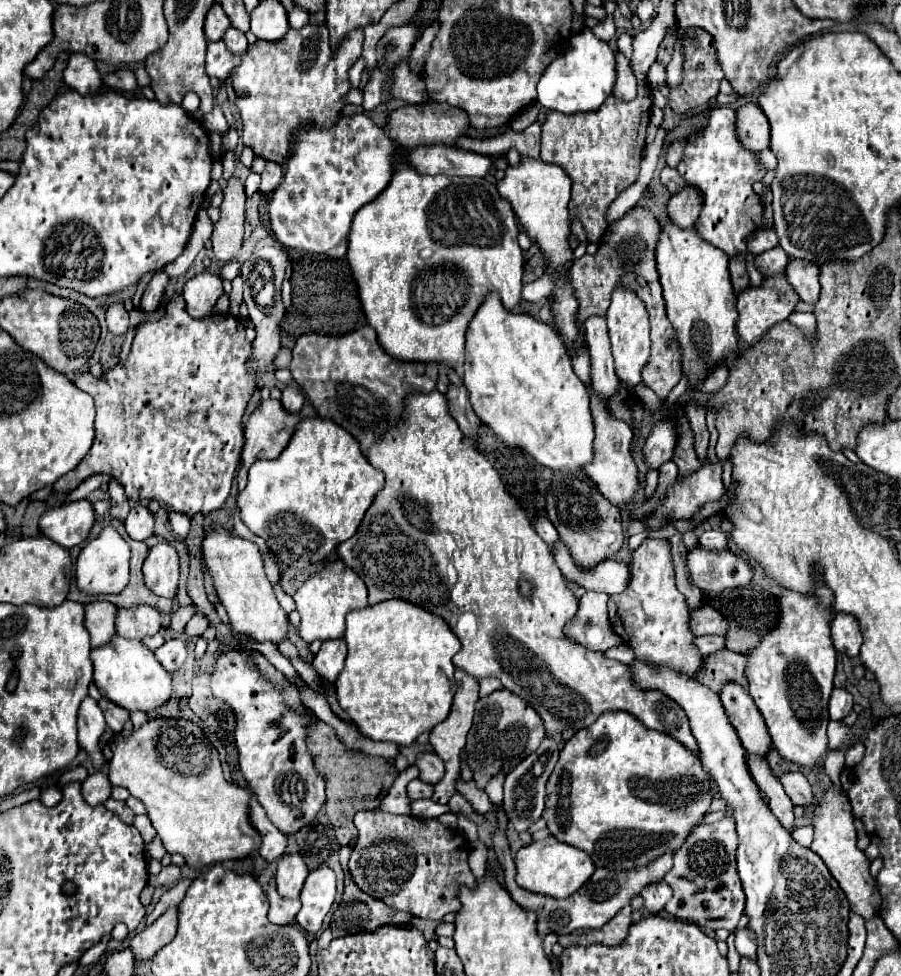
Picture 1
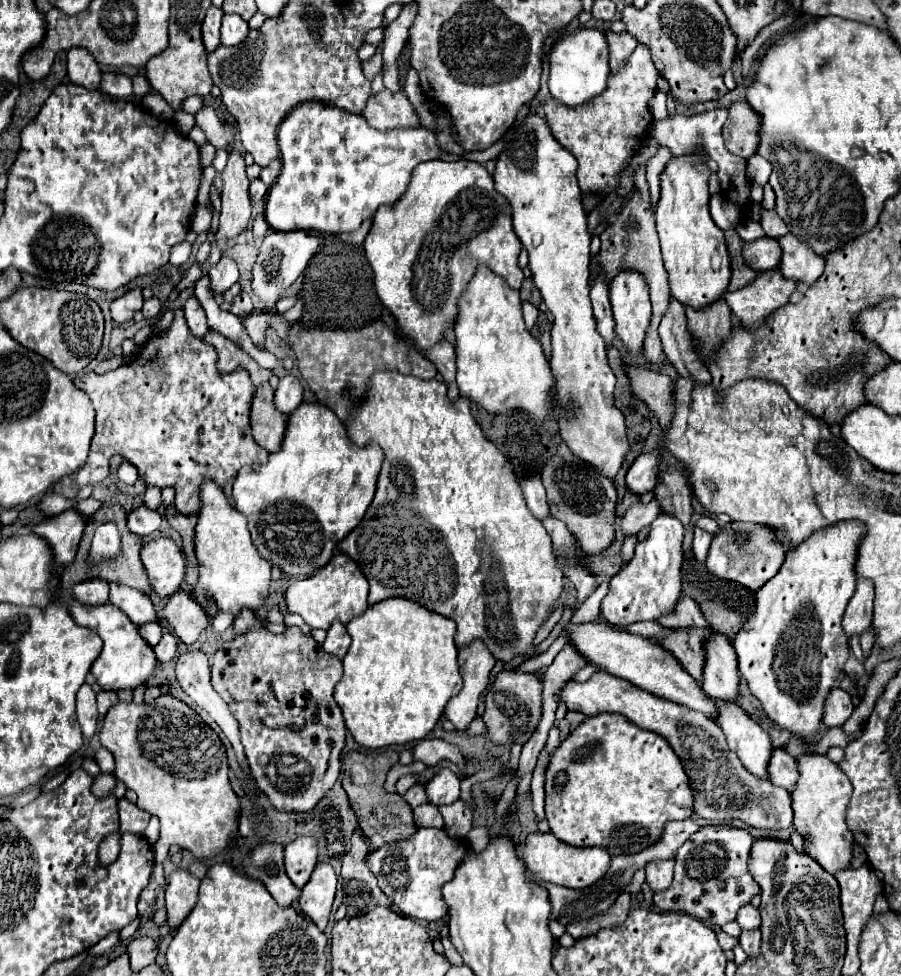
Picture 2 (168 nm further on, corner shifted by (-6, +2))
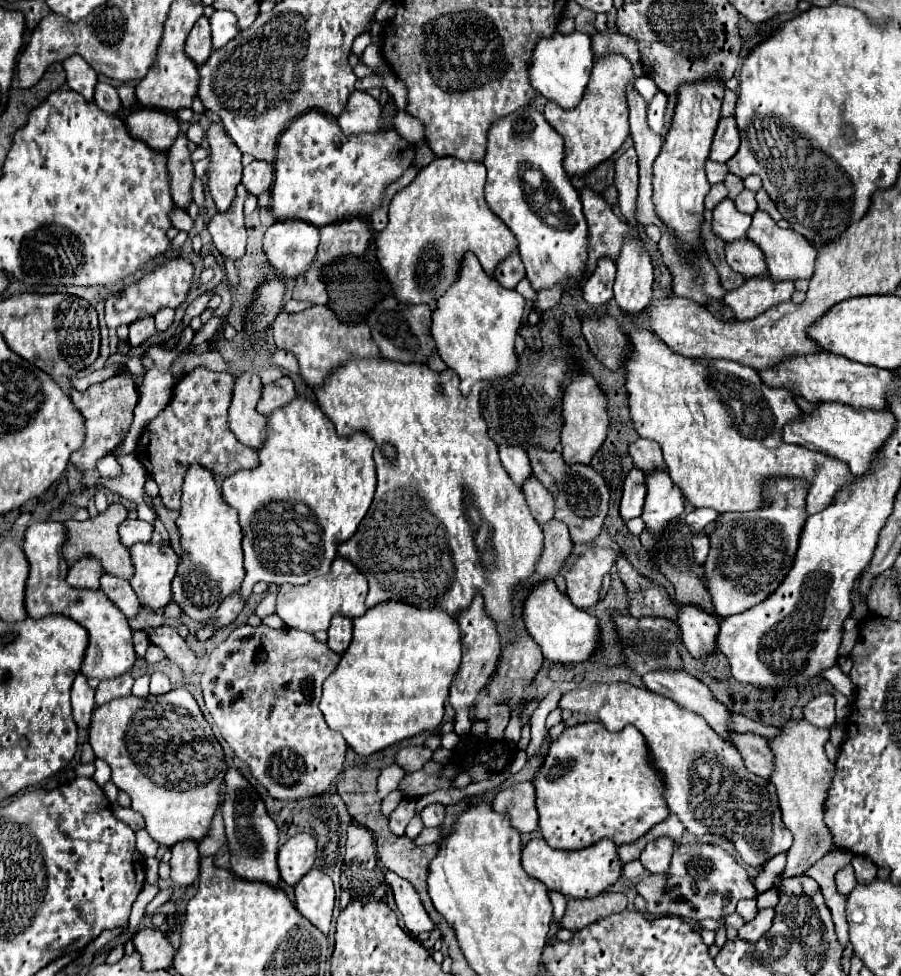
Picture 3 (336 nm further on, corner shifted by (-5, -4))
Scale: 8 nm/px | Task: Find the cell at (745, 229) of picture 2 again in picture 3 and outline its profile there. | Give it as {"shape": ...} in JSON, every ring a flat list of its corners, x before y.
{"shape":[[725,198,723,202,719,202,713,208,713,222,711,222,711,230,717,238,725,240,725,242,733,242,745,236,747,228,751,226,751,216,741,214,735,210,733,202,729,198]]}

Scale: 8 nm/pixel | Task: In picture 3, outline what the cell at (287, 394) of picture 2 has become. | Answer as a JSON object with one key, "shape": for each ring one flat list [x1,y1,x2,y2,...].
{"shape":[[283,376,279,378,275,384,267,384,263,386,263,394,261,394,261,400,257,404,257,412,259,414,271,414,275,408,287,404,289,400,295,398,295,386,291,382,291,378]]}

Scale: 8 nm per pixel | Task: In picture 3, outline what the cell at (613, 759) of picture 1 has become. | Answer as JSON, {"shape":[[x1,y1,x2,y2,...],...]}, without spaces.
{"shape":[[583,722,565,728,561,736,551,742,549,754,535,776,537,812,543,840,549,842,551,848,561,850,581,850,601,838,611,838,617,846,621,846,635,842,655,824,665,820,669,816,669,808,661,796,663,786,647,760,645,738,635,726,625,726,621,732,609,732,601,722]]}

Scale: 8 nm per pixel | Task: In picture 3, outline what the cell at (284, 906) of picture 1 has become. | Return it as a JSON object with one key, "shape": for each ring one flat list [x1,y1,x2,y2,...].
{"shape":[[229,768,223,782,225,782,225,792,223,792,221,810,225,820,225,834,231,852,233,872,245,880,259,880,271,886,279,886,281,878,277,870,277,840,279,840,277,824,267,814,259,792,253,788,253,784,249,784,243,778,243,774,237,768]]}

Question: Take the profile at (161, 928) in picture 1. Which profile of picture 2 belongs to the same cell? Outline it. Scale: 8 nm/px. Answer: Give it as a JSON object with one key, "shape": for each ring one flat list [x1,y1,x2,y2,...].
{"shape":[[176,868,170,874,166,886,166,910,168,910,166,924,170,930,176,930,194,908,198,900,198,886,200,880,190,876,188,870]]}

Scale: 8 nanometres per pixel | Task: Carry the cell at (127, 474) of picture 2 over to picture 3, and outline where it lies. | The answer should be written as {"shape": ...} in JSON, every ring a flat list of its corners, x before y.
{"shape":[[107,454,107,456,103,456,103,458,97,460,97,472,101,476,113,478,113,476,119,476,121,466,119,466,119,462,117,462,117,458,113,454]]}

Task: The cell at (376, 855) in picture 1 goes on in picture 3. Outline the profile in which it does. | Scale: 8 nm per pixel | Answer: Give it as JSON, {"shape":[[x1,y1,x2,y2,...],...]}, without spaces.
{"shape":[[387,872,385,880,393,888,395,904,403,916,403,922,405,922,405,928,409,930,409,934,419,936,421,932,431,932,435,928,435,924,429,918,427,910,423,908,423,904,419,900,415,888,411,886,411,882,397,876,395,872]]}

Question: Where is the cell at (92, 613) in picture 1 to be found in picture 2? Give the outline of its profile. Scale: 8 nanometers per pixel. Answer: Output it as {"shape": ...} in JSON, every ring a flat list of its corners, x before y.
{"shape":[[88,580,88,582,76,584,72,588,72,594,84,606,100,606,100,604,108,602,108,582]]}

